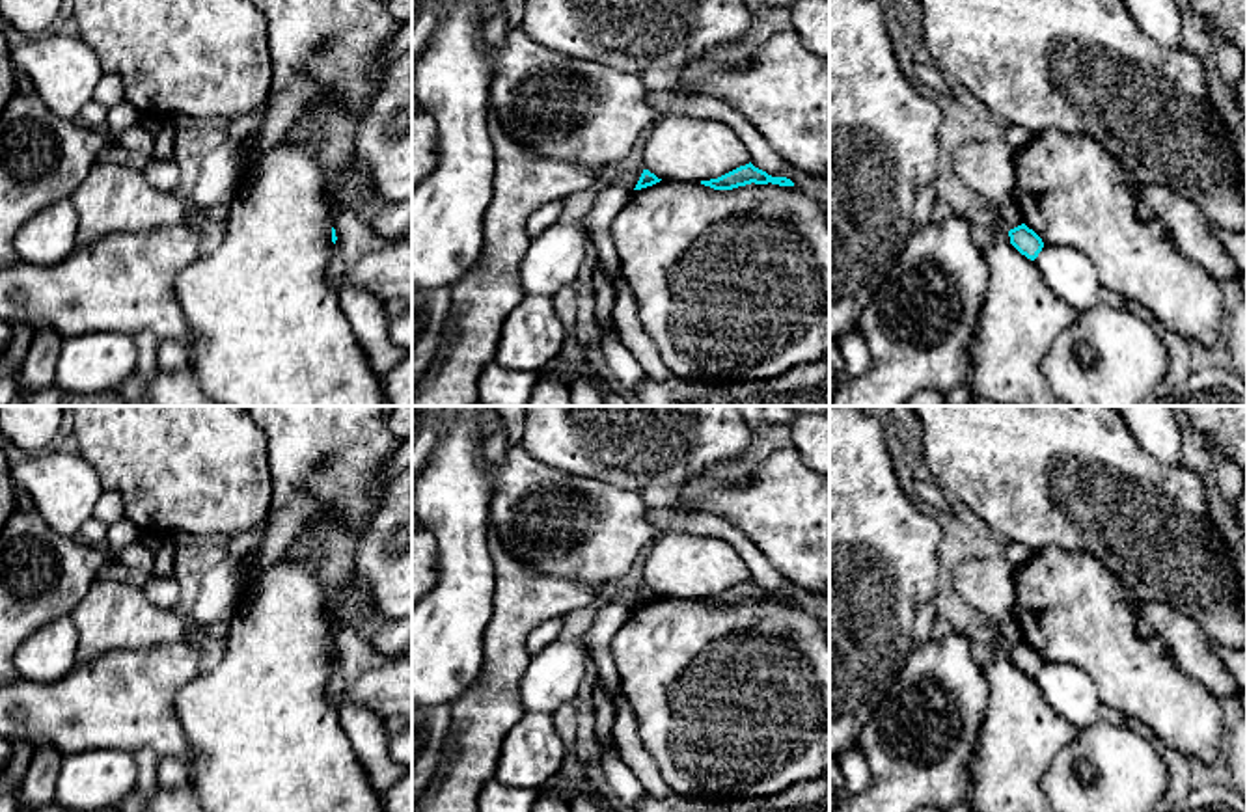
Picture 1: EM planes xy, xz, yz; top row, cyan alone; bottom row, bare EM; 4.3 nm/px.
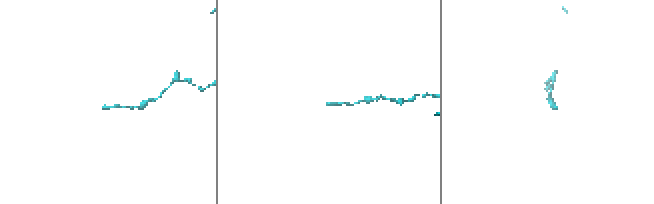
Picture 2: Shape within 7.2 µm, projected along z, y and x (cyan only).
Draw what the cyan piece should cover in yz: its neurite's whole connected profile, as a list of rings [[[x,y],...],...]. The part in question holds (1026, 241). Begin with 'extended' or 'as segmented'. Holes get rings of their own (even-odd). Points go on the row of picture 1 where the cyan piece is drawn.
as segmented | [[[1025,223],[1008,231],[1010,244],[1027,259],[1035,261],[1044,248],[1042,238]]]

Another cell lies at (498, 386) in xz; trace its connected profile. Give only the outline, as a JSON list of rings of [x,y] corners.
[[[490,361],[479,376],[479,406],[526,406],[539,382],[537,372],[514,371]]]

